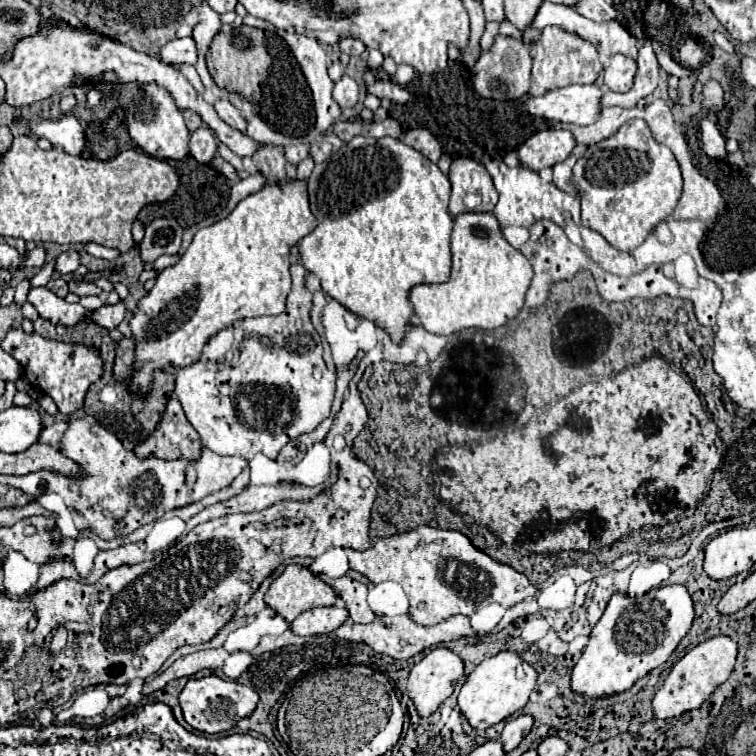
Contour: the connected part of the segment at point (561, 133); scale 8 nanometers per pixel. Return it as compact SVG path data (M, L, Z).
M548 128L530 136L518 150L518 158L534 172L564 162L576 146L572 132L566 128Z

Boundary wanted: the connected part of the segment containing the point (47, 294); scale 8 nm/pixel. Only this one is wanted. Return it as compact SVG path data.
M32 288L28 294L28 302L34 304L34 308L38 310L38 314L42 318L46 318L54 324L72 326L78 320L90 316L90 312L86 308L82 308L80 304L68 304L64 298L58 298L48 288Z

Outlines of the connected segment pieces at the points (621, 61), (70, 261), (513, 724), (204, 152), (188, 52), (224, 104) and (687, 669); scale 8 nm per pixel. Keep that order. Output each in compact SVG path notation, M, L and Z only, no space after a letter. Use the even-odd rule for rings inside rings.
M616 54L604 68L604 84L614 92L628 92L636 76L636 60Z
M66 250L56 260L56 272L60 272L60 274L76 272L78 266L80 266L80 254L76 250Z
M520 714L518 718L506 722L506 726L502 730L502 736L500 736L500 742L504 744L504 750L506 752L514 750L524 740L524 736L532 730L532 726L534 726L534 718L530 714Z
M200 126L190 134L190 154L198 160L208 164L216 152L216 138L208 126Z
M176 38L160 48L164 64L196 64L196 46L192 38Z
M216 100L216 104L214 104L214 108L216 108L216 112L218 112L218 116L228 124L228 126L232 126L232 128L238 128L240 132L244 132L244 128L246 128L246 122L244 122L244 118L240 116L240 112L228 102L228 100Z
M714 636L698 646L694 646L684 658L680 658L664 680L662 688L656 692L652 700L652 710L656 718L674 718L688 710L700 708L700 704L722 684L728 680L736 662L736 640L730 636Z

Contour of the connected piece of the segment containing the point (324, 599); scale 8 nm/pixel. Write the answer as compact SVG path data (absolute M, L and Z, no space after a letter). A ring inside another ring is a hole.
M290 564L270 584L264 602L286 622L292 622L298 614L310 608L332 606L336 602L336 592L308 568Z

